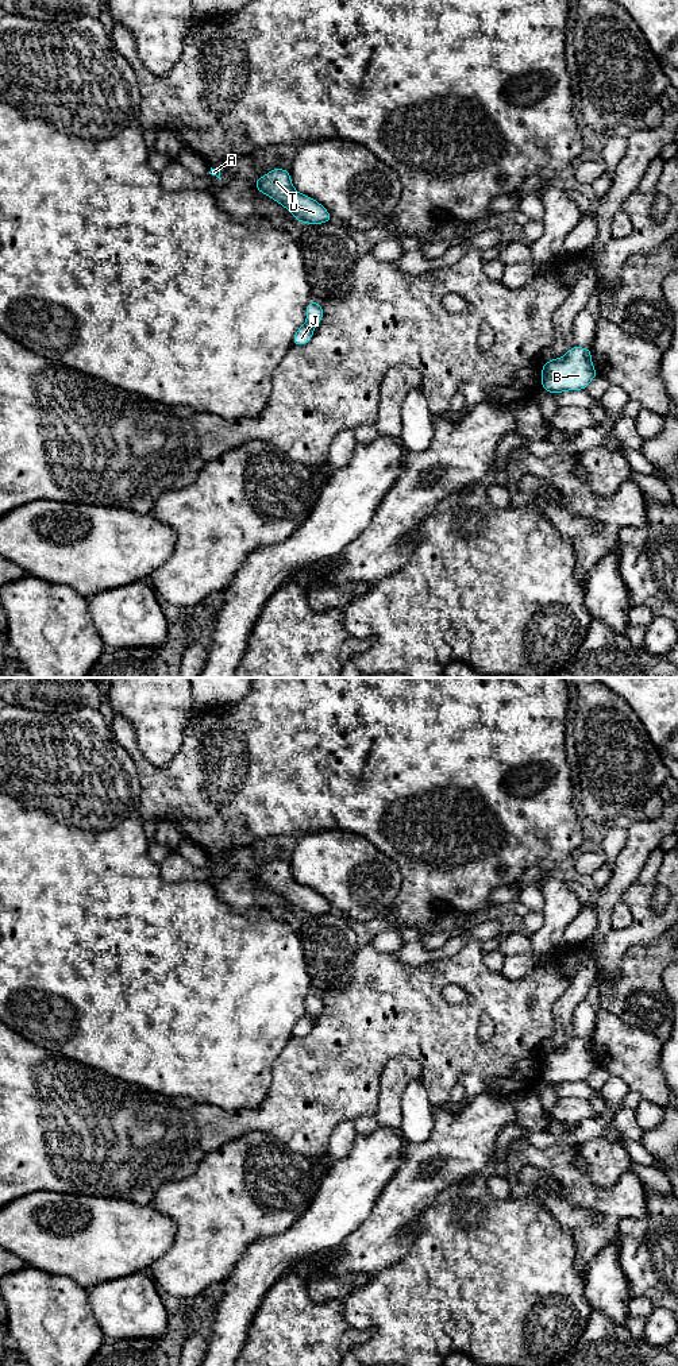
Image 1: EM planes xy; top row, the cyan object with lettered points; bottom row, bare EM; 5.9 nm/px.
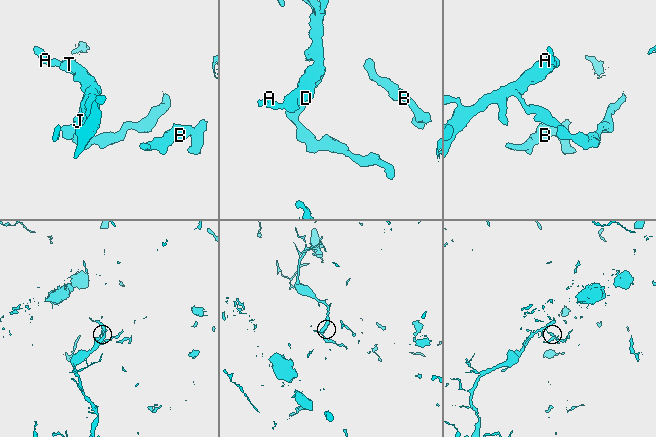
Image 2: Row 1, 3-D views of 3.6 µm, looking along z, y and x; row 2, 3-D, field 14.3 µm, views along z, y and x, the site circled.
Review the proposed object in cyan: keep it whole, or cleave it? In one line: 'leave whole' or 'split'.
split

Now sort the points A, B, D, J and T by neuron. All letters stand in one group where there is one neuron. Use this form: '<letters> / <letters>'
A D T / B J

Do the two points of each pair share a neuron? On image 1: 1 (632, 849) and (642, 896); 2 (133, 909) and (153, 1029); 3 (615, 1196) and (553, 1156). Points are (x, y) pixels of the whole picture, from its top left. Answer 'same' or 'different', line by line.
1: different
2: same
3: same

